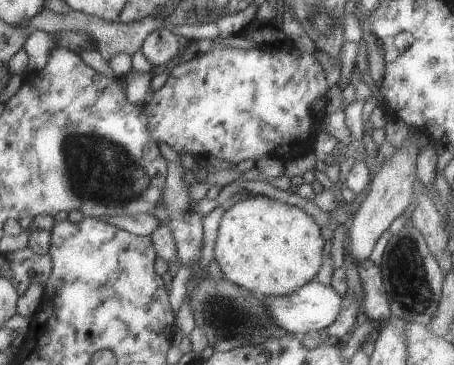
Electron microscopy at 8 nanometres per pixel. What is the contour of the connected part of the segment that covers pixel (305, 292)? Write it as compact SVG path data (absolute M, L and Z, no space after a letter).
M315 279L307 282L291 295L258 298L266 305L271 317L279 327L286 329L288 333L303 336L311 330L323 333L339 317L344 296L338 294L330 285L326 286Z

